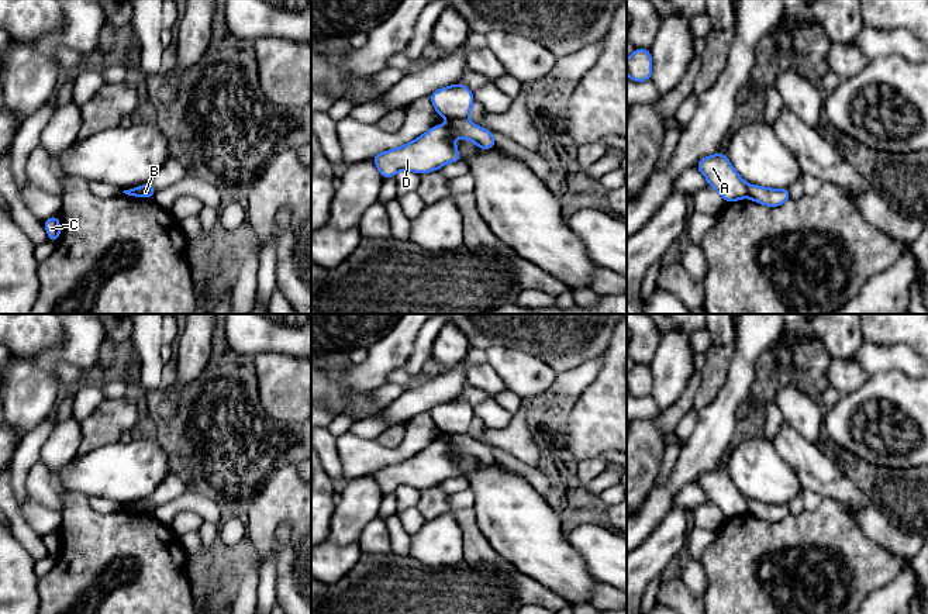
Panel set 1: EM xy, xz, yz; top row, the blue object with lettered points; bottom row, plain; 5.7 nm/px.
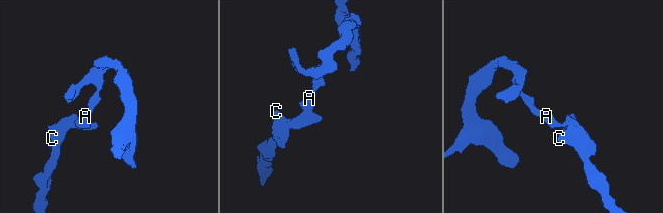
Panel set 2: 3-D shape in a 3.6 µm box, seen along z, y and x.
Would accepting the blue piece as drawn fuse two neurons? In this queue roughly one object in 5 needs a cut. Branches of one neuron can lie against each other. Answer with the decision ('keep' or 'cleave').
cleave

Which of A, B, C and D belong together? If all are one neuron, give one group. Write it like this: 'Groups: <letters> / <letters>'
Groups: A / B C D

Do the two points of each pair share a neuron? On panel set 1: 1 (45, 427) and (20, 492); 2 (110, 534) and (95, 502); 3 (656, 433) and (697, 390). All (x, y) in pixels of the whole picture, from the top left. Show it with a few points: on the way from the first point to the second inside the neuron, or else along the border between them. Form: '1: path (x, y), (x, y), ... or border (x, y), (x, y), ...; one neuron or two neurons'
1: path (33, 442), (19, 468), (19, 476); one neuron
2: border (88, 497), (93, 509), (109, 514); two neurons
3: path (665, 423), (687, 400); one neuron

